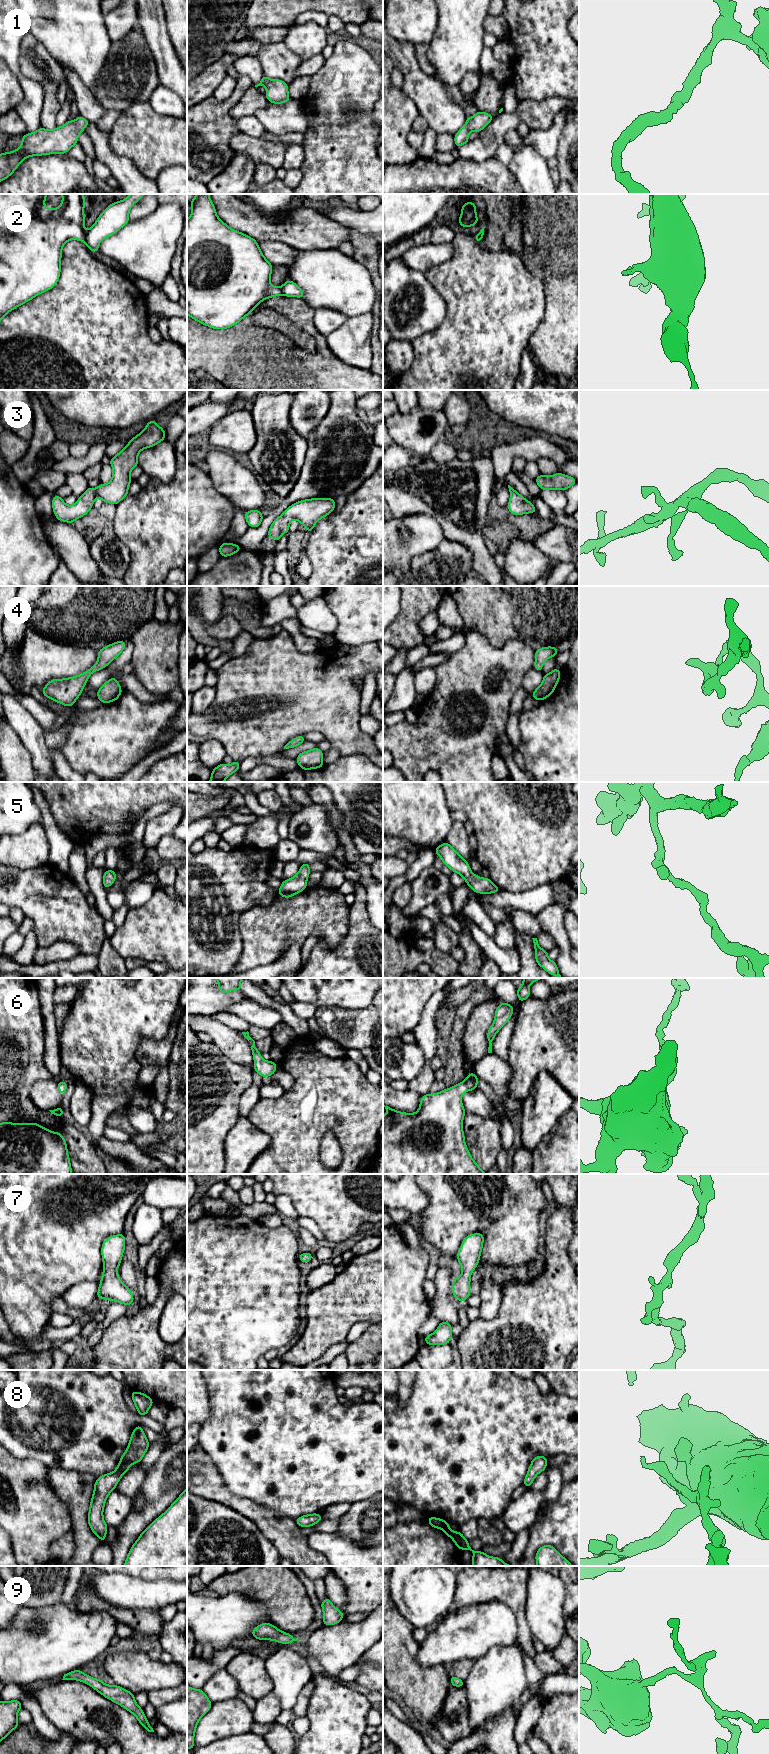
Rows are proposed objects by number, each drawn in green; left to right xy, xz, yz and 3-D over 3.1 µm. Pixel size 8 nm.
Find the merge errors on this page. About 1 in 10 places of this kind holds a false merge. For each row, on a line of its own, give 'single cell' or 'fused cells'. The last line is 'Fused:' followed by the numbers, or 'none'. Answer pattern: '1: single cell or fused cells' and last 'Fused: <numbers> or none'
1: single cell
2: fused cells
3: single cell
4: single cell
5: single cell
6: single cell
7: single cell
8: single cell
9: single cell
Fused: 2

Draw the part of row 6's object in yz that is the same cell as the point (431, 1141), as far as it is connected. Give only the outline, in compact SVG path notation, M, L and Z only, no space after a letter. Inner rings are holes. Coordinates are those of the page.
M472 1071L462 1083L455 1084L453 1087L445 1088L442 1092L421 1096L420 1106L416 1113L404 1113L396 1111L383 1104L388 1112L387 1116L383 1115L383 1174L487 1174L483 1172L477 1162L475 1162L465 1144L465 1137L463 1133L463 1117L466 1114L464 1110L461 1097L466 1091L476 1090L479 1079Z

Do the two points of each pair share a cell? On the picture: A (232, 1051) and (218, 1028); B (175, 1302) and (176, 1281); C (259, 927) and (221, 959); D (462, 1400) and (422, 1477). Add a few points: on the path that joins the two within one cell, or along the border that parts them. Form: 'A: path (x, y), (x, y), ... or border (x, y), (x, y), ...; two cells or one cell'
A: path (232, 1045), (221, 1034); one cell
B: border (176, 1293), (170, 1295), (161, 1312); two cells
C: border (239, 919), (238, 926), (242, 952), (235, 965); two cells
D: path (462, 1419), (446, 1439), (446, 1446), (436, 1458); one cell

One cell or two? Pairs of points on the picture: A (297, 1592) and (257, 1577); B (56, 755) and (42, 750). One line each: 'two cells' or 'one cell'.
A: one cell
B: two cells

